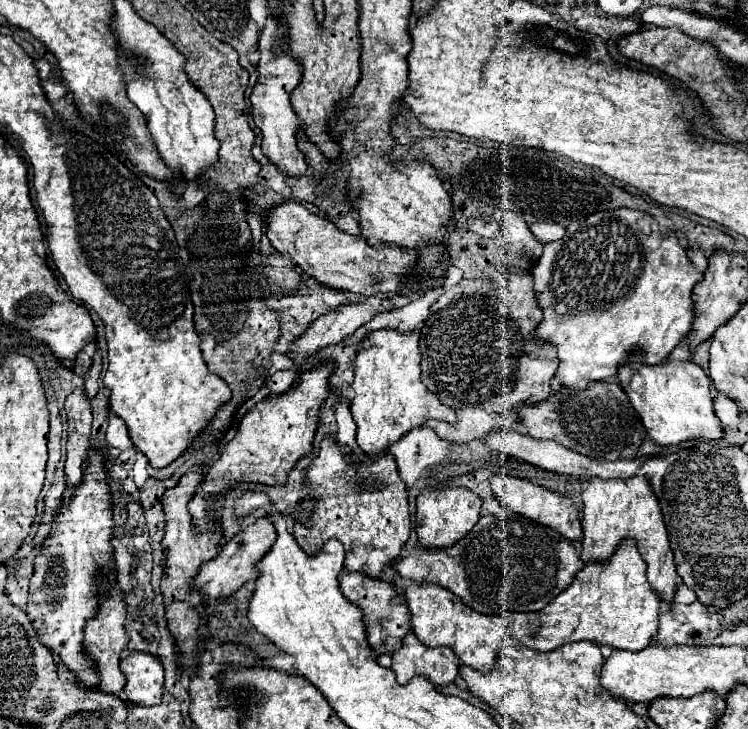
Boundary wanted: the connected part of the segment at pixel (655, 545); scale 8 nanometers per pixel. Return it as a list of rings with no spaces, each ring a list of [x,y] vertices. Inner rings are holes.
[[[631,476],[629,480],[587,480],[587,488],[583,488],[583,542],[581,542],[581,558],[585,562],[591,560],[607,560],[617,548],[619,540],[635,538],[643,560],[647,562],[647,580],[655,592],[669,602],[681,578],[675,572],[673,552],[669,548],[667,528],[663,524],[661,506],[657,504],[657,496],[653,496],[653,488],[643,480],[645,476]]]

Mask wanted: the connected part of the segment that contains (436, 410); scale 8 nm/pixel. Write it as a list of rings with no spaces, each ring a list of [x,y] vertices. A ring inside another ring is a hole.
[[[393,328],[369,330],[365,340],[371,342],[369,348],[361,348],[355,354],[355,380],[351,384],[355,396],[351,400],[353,420],[357,424],[357,444],[359,448],[375,456],[397,442],[405,432],[415,426],[423,426],[427,418],[437,418],[443,422],[457,422],[451,408],[443,406],[439,398],[429,392],[421,382],[421,352],[419,352],[419,332],[399,332]]]

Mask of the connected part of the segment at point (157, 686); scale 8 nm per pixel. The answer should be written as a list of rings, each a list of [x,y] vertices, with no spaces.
[[[131,652],[121,660],[121,670],[127,678],[123,688],[125,696],[133,704],[157,706],[163,696],[163,666],[157,656]]]

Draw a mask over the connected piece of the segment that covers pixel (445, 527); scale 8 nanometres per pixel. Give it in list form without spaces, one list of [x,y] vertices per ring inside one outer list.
[[[423,488],[417,496],[417,536],[429,548],[447,548],[463,538],[479,520],[481,498],[469,488]]]

